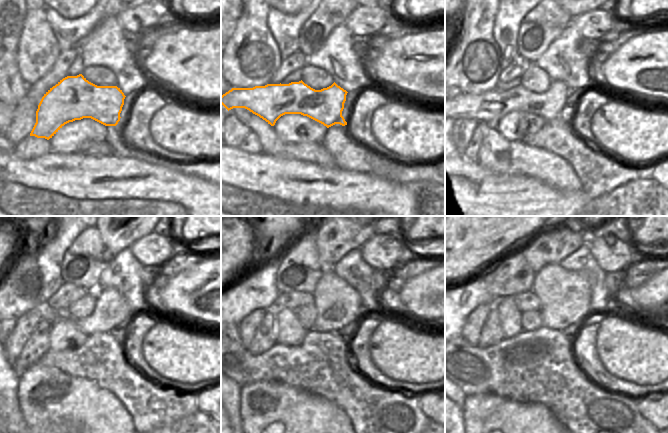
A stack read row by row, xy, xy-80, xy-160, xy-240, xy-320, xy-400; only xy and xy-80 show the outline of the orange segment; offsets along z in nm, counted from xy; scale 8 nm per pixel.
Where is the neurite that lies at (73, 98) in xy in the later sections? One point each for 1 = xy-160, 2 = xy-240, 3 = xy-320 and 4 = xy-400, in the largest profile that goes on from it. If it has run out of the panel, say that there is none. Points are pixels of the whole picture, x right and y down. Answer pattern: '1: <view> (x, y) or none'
1: xy-160 (489, 107)
2: xy-240 (111, 308)
3: xy-320 (337, 304)
4: xy-400 (564, 295)

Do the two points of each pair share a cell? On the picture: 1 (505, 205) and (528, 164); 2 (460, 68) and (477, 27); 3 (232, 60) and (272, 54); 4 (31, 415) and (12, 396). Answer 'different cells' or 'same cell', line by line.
1: different cells
2: same cell
3: same cell
4: different cells

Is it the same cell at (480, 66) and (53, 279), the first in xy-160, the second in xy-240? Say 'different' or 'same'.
different

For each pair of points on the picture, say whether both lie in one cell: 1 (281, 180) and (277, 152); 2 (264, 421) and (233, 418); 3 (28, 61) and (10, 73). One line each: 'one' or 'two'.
1: two
2: two
3: two

